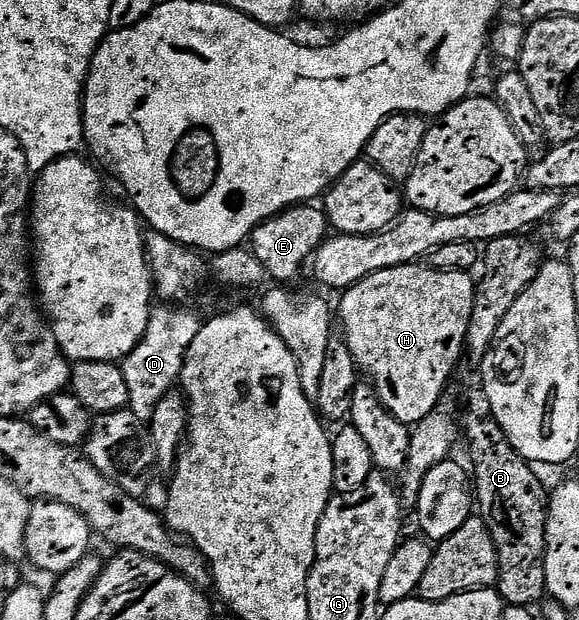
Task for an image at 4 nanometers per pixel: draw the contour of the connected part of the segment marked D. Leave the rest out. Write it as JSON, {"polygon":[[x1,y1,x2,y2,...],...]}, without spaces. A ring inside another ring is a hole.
{"polygon":[[188,307,157,308,147,325,147,334,120,363,126,380,129,409,146,423,151,422,161,399,179,382,186,351,194,343,202,324,201,318,198,319,194,312,184,308]]}

